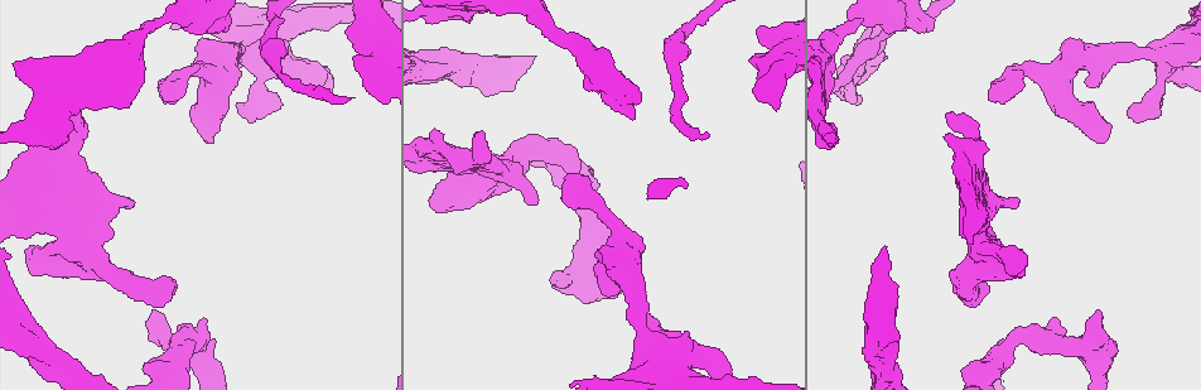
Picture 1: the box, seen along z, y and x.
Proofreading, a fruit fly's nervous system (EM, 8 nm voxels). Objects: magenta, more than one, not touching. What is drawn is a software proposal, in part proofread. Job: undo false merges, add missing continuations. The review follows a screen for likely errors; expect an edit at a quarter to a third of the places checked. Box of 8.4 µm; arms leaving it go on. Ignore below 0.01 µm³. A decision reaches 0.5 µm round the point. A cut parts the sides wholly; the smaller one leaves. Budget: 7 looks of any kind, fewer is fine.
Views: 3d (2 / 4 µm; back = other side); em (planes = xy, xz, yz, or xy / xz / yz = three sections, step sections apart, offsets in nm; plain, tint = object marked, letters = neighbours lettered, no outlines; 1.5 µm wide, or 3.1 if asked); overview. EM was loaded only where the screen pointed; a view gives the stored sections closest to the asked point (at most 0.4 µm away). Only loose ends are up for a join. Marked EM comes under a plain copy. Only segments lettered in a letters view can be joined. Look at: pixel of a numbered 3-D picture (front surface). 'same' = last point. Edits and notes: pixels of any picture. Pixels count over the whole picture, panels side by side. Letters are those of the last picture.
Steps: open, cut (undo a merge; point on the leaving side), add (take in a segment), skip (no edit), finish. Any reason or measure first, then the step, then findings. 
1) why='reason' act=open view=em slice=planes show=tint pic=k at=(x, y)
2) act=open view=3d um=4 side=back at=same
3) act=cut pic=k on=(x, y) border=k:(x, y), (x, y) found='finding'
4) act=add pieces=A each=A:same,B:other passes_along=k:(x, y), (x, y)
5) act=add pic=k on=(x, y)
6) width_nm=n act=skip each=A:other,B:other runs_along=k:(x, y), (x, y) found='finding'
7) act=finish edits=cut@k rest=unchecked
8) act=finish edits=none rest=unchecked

why='branch stops here' act=open view=em slice=planes show=tint pic=1 at=(480, 132)

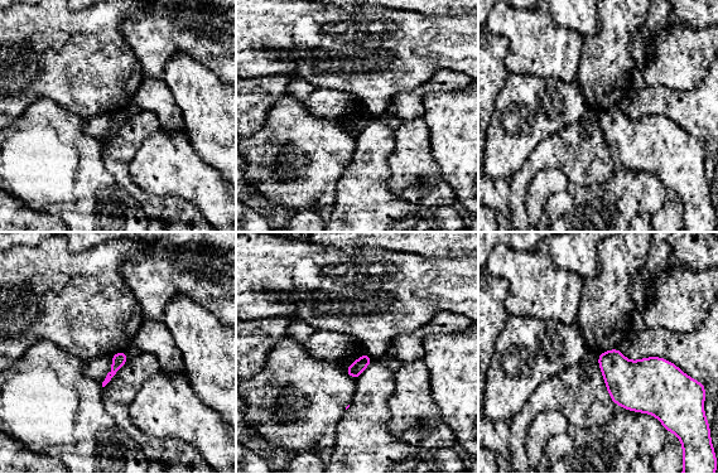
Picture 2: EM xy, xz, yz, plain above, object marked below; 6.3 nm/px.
why='what lies round it' act=open view=em slice=planes show=letters at=same

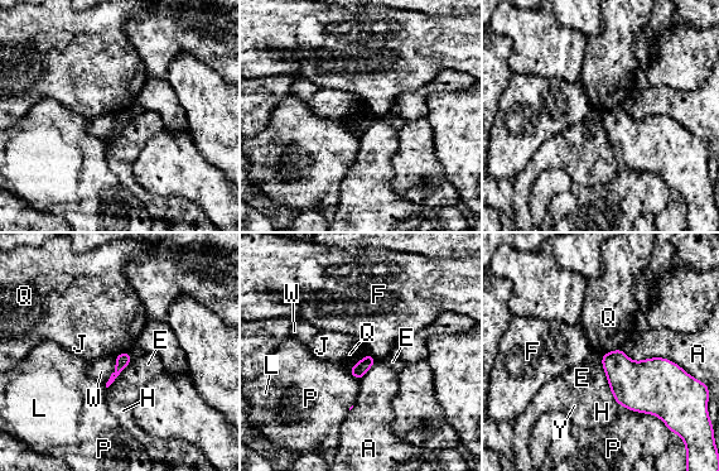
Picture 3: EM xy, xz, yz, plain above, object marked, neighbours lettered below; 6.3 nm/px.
act=skip each=A:other,E:other,F:other,H:other,J:other,L:other,P:other,Q:other,W:other,Y:other border=3:(368, 352), (348, 370) found='none of them fits'

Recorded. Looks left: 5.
why='branch stops here' act=open view=em slice=yz step=8 show=letters pic=1 at=(468, 23)

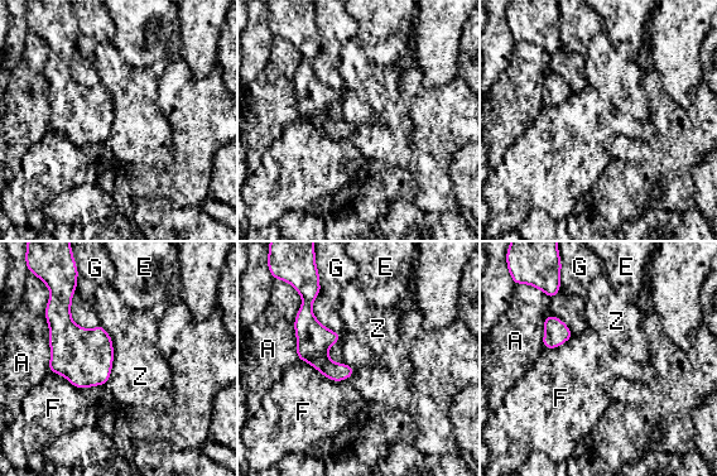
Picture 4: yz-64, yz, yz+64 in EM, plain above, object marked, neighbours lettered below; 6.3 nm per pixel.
why='cut it another way' act=open view=em slice=planes show=letters at=same

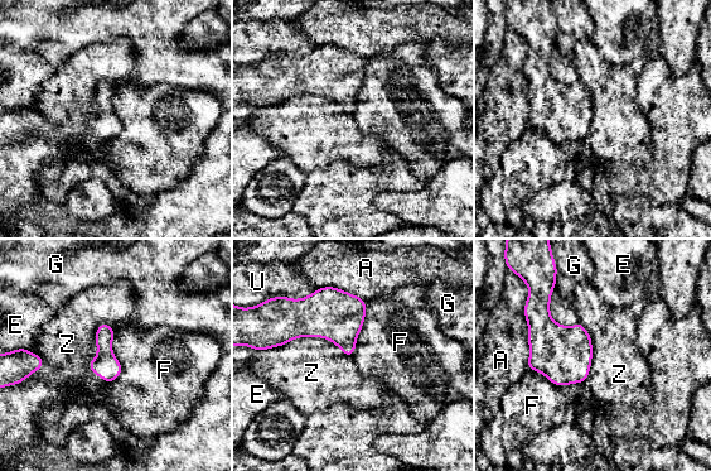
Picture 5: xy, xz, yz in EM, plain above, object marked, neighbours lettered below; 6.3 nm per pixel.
act=skip each=A:other,E:other,F:other,G:other,U:other,Z:other border=5:(266, 349), (325, 337), (352, 357) found='no lettered segment goes on from it'

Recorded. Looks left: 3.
why='free end' act=open view=em slice=planes show=letters pic=1 at=(1019, 202)

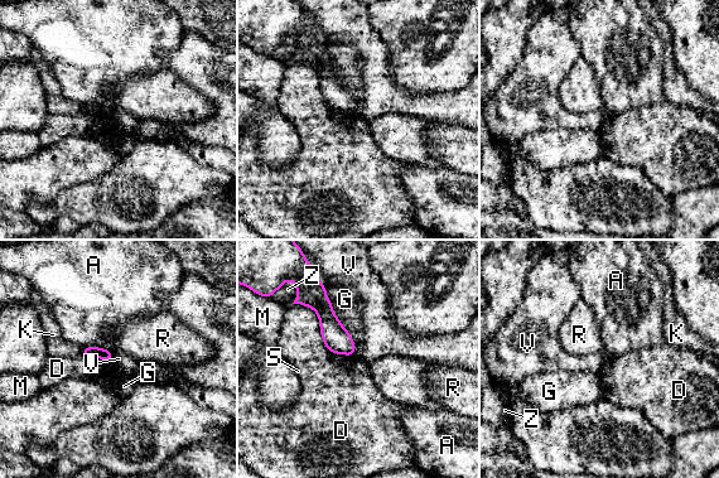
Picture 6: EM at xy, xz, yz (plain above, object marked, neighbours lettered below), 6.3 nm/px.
longest_contact=D:500nm act=skip each=A:other,D:other,G:other,K:other,M:other,R:other,S:other,V:other,Z:other runs_along=6:(299, 297), (326, 314), (352, 352) found='no lettered segment goes on from it'

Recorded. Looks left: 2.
act=finish edits=none rest=unchecked

